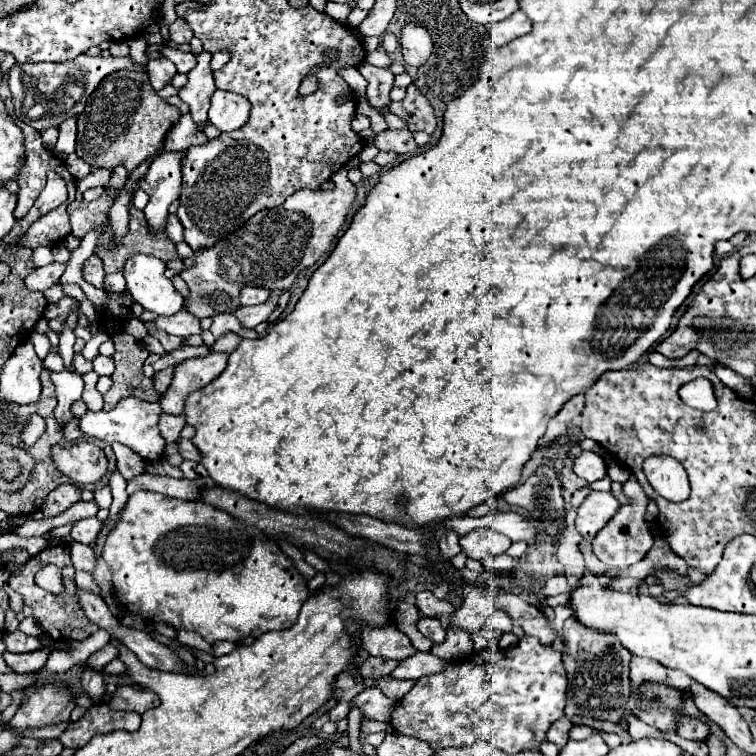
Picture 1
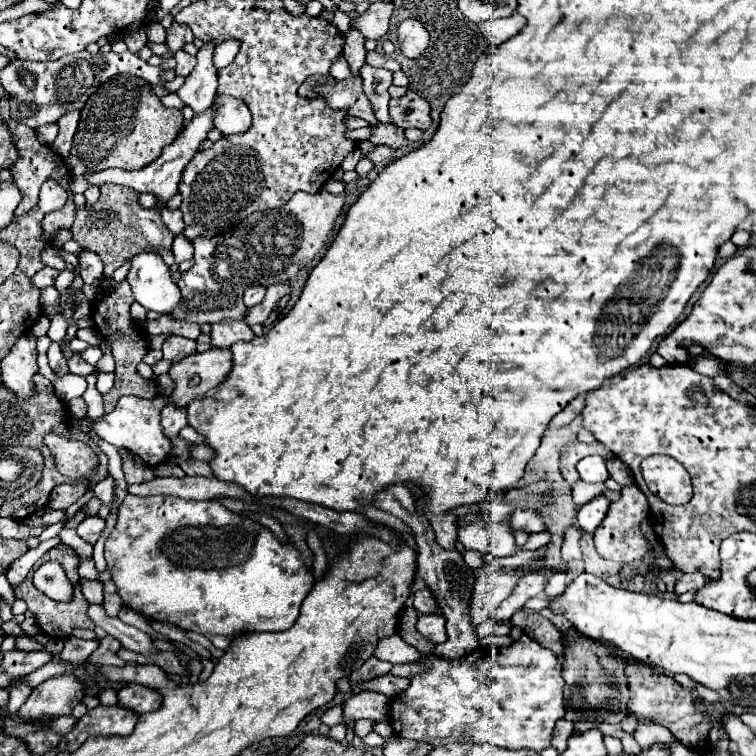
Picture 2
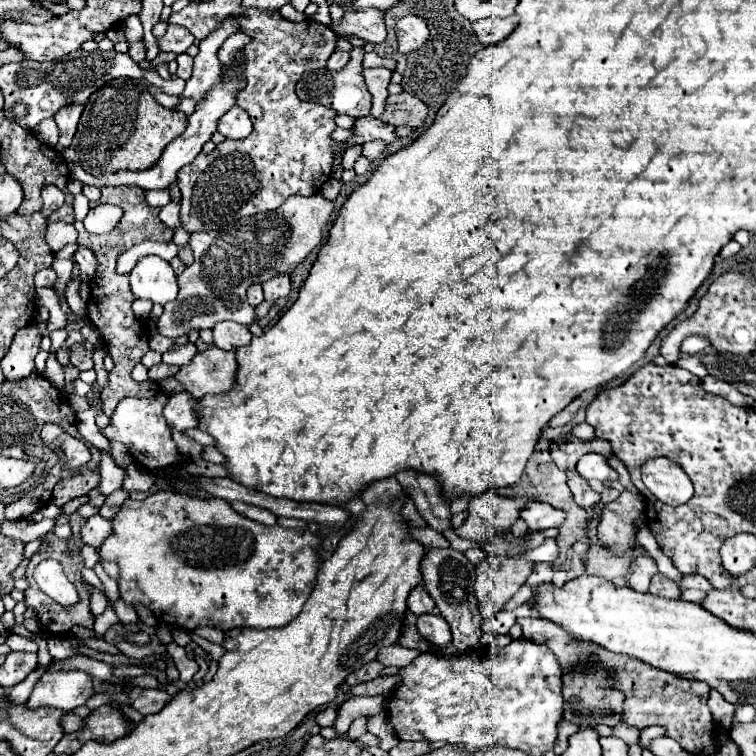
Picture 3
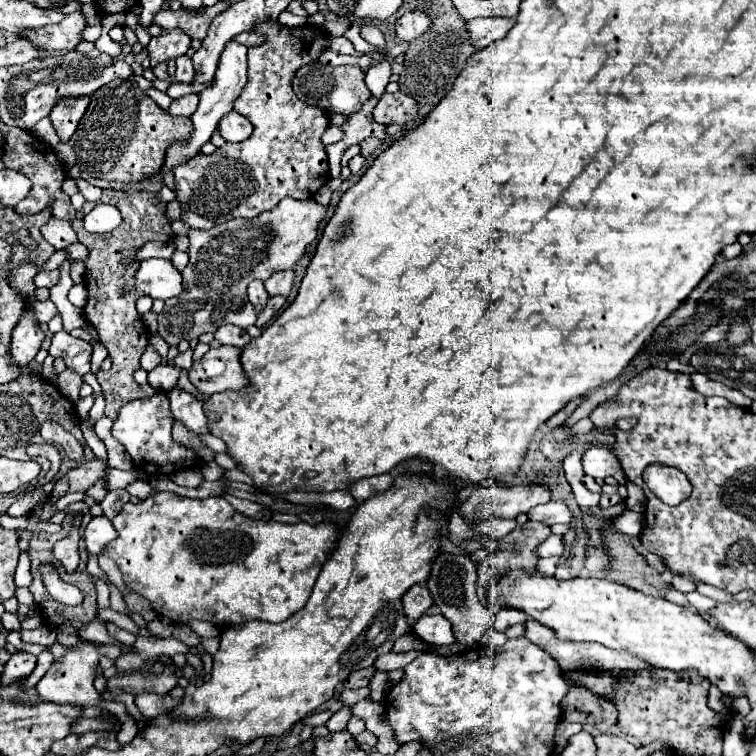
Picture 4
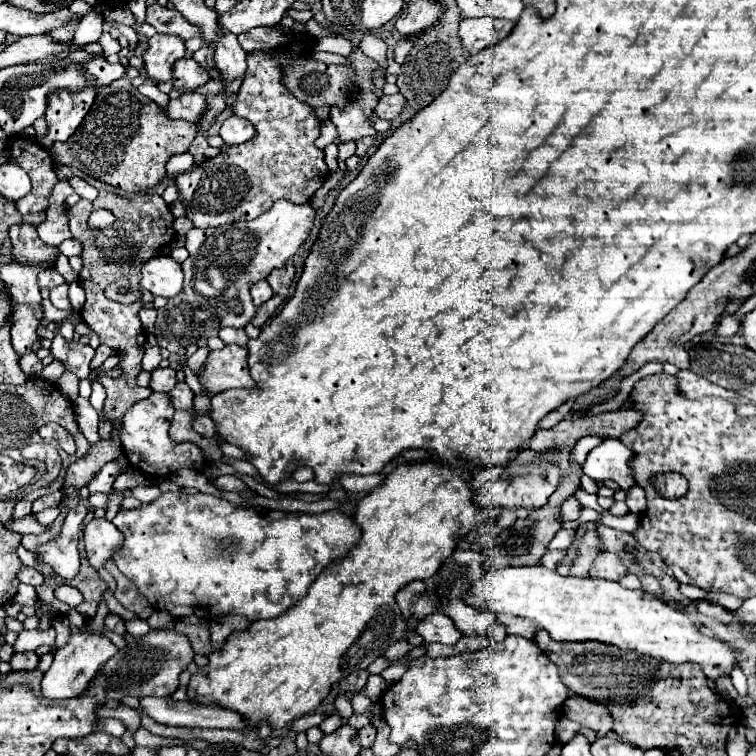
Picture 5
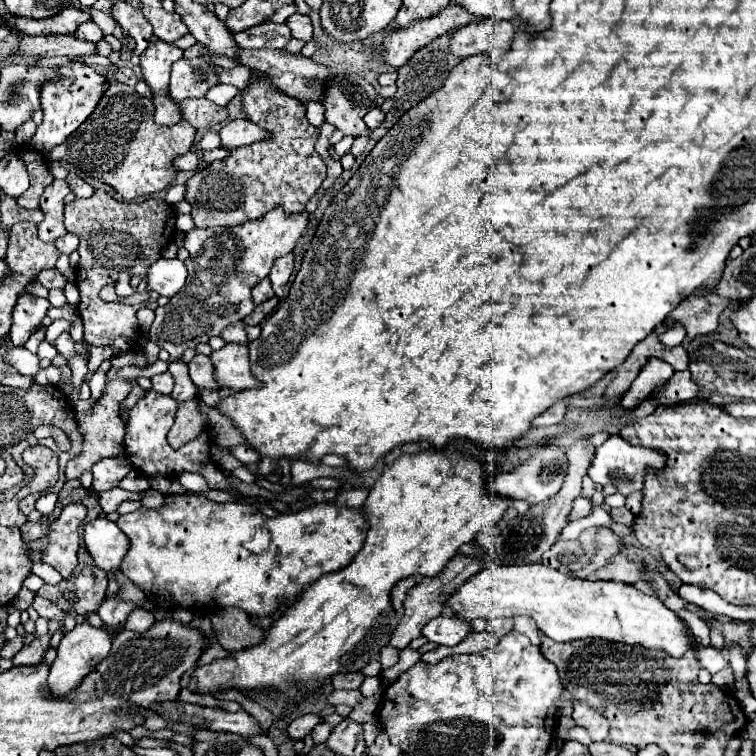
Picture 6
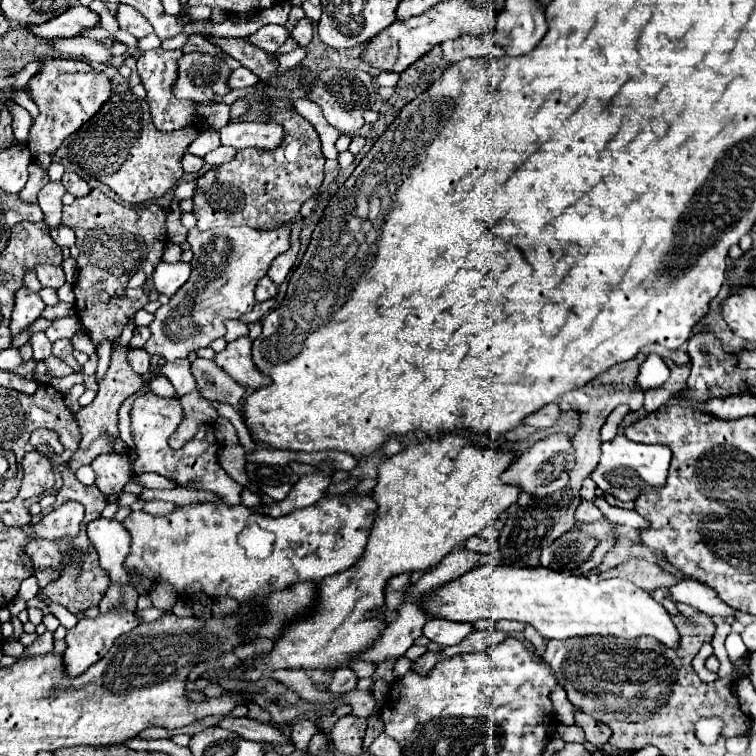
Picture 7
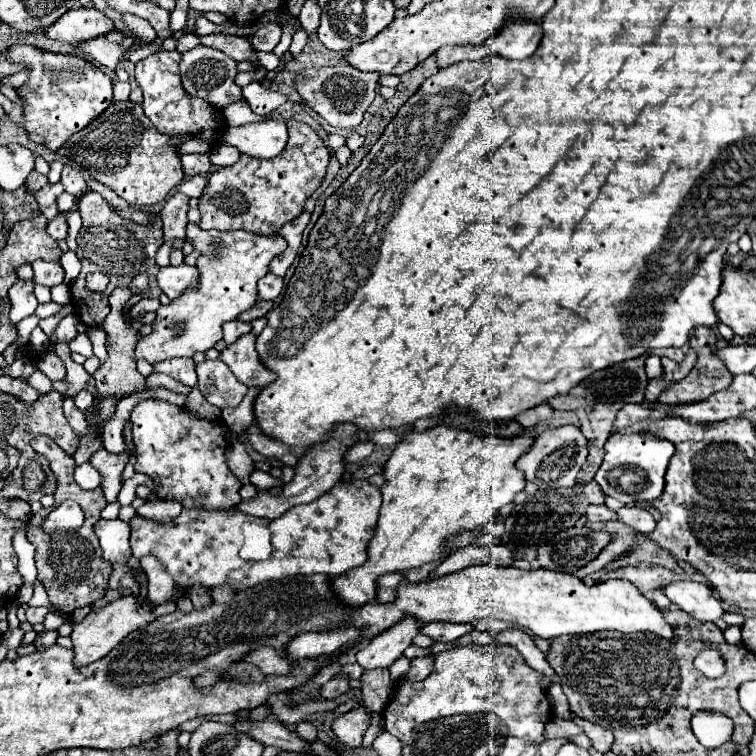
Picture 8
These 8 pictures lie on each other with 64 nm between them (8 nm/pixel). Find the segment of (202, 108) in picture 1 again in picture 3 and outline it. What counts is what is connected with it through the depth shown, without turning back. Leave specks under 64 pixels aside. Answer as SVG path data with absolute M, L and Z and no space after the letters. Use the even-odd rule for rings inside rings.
M224 22L222 28L218 28L216 32L212 32L212 36L200 42L200 52L194 58L194 72L186 80L186 88L182 92L184 98L192 98L196 104L200 104L206 98L206 94L220 82L222 64L218 62L216 54L222 42L234 32L236 32L236 24Z

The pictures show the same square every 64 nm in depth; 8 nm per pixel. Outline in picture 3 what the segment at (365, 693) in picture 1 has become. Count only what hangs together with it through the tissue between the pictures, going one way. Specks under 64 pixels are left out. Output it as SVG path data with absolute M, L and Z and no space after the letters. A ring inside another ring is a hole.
M352 696L338 708L338 718L334 728L344 734L356 718L384 716L386 714L386 698L384 696Z

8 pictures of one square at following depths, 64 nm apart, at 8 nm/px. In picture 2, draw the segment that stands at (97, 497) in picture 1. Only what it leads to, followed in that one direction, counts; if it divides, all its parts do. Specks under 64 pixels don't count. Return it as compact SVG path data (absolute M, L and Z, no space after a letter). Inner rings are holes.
M108 476L108 478L102 480L100 484L96 484L92 490L94 490L94 494L100 498L102 504L110 504L112 498L114 498L114 480Z

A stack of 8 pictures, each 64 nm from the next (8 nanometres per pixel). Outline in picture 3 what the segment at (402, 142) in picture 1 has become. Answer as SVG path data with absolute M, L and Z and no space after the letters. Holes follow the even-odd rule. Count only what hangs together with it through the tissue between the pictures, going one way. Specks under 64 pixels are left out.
M372 116L360 118L356 122L356 126L354 126L354 132L356 132L356 136L350 138L350 140L346 140L348 146L352 146L352 144L364 144L364 142L370 142L370 140L382 140L386 144L392 144L392 142L398 140L396 128L392 124L386 124L382 120L372 118Z

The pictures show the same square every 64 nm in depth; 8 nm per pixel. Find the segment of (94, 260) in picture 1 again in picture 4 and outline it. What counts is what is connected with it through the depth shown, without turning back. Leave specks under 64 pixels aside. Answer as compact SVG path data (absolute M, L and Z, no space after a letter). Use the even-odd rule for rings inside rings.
M80 242L70 244L66 250L68 250L68 258L72 258L72 260L82 260L82 262L86 264L86 260L88 260L88 250L86 250Z

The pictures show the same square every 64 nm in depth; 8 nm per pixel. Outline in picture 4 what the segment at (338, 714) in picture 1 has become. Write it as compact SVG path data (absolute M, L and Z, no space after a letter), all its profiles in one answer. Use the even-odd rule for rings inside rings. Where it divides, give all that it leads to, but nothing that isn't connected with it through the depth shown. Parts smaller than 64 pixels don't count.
M324 710L324 712L310 714L308 718L304 718L304 722L310 724L310 726L324 726L324 724L330 720L330 716L332 716L332 712L330 712L330 710Z

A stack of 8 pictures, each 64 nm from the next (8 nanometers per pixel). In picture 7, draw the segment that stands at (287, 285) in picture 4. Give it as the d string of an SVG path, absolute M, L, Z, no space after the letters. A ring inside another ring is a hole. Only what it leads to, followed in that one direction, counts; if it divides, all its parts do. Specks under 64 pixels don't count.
M296 220L296 222L292 224L292 246L288 248L288 252L284 252L284 254L280 254L278 258L272 260L272 266L270 266L270 270L268 270L268 276L272 278L272 282L274 282L276 286L280 286L280 284L286 280L288 272L290 272L292 266L294 266L294 260L296 260L296 254L298 254L298 248L300 248L300 242L298 242L300 228L302 228L302 220Z

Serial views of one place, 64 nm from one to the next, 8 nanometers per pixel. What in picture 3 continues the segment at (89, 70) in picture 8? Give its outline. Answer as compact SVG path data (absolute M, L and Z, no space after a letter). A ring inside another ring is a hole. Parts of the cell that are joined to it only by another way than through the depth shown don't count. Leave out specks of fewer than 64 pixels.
M74 106L74 108L62 108L54 120L60 128L60 138L58 138L58 144L56 144L56 150L62 152L70 146L72 142L72 136L76 132L76 124L80 120L80 114L82 114L82 106Z

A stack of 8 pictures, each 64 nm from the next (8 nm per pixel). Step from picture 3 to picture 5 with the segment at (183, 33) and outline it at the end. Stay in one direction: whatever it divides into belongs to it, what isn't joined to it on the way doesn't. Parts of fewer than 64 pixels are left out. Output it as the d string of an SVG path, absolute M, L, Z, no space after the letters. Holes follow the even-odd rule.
M156 34L148 40L148 50L144 52L146 72L158 82L170 80L172 78L170 66L184 54L186 54L186 46L180 36Z

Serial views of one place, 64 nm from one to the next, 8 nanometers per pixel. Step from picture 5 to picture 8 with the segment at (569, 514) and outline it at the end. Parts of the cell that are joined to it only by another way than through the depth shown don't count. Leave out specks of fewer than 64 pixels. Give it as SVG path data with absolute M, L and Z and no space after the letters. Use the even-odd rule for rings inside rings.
M590 504L586 508L586 520L588 522L608 522L608 520L616 520L616 514L612 514L612 510L608 510L606 506Z

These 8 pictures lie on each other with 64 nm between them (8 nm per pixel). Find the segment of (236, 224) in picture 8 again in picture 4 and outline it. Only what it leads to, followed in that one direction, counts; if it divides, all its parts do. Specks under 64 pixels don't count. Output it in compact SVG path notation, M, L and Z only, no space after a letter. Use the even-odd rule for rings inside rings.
M266 20L258 22L254 28L260 36L264 36L264 44L248 48L248 84L244 86L242 94L238 96L234 110L248 116L248 120L254 124L254 132L248 140L238 144L224 144L214 154L198 154L188 164L174 170L176 178L176 196L182 208L180 220L188 224L190 228L208 230L216 224L228 222L232 218L254 218L260 212L272 210L282 198L312 198L314 192L322 184L328 182L328 156L326 146L322 144L322 134L330 126L328 112L316 106L308 106L296 98L292 92L292 78L302 66L318 64L320 54L328 50L330 36L324 30L318 30L310 24L300 28L290 28L280 24L278 20Z

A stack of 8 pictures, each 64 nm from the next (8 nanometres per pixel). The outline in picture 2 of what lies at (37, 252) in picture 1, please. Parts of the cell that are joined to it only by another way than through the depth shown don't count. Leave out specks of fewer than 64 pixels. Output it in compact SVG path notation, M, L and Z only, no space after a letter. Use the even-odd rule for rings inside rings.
M48 245L41 255L41 260L46 266L57 269L59 272L65 270L65 261L59 257L56 250L54 250L50 245Z

